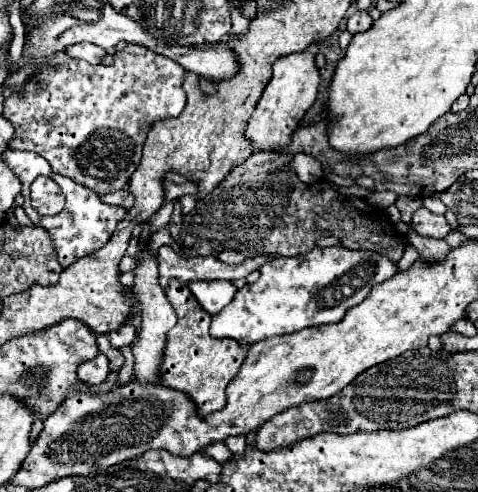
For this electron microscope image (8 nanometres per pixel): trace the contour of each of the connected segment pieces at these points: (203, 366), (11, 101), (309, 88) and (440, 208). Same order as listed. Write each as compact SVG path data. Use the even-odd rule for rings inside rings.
M169 280L169 288L165 294L177 314L177 324L167 332L167 344L159 366L161 384L187 392L197 404L199 414L211 414L215 410L221 410L227 400L225 388L229 380L237 376L247 350L235 344L235 340L215 340L209 336L211 314L199 306L195 296L191 296L187 284L179 280Z
M127 44L123 50L117 51L115 64L111 66L91 66L85 60L69 58L65 52L45 58L21 58L17 68L25 66L33 66L35 72L25 84L9 86L13 94L3 102L3 118L7 118L15 128L9 148L29 150L43 156L51 164L53 172L67 176L97 194L121 190L139 166L143 142L151 126L159 120L179 116L187 104L183 90L185 70L173 60L137 44Z
M313 44L307 52L301 54L289 54L275 62L273 66L273 78L267 84L261 100L255 106L255 112L249 118L245 136L251 142L255 152L275 152L285 150L291 144L291 136L297 130L299 122L303 120L305 112L311 108L311 104L317 98L319 88L319 70L315 66L315 54L319 52L321 44Z
M433 194L433 196L427 196L425 200L423 200L423 206L425 208L429 208L431 212L435 212L435 214L445 214L445 204L441 202L441 198L439 198L439 194Z

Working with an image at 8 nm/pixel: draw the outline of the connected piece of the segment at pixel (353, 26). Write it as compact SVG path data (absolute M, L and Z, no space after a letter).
M355 12L349 20L347 20L347 30L351 34L359 34L359 32L367 32L373 26L373 20L369 16L369 12Z

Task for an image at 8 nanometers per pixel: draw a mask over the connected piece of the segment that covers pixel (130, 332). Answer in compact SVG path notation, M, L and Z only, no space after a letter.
M123 324L119 330L109 334L109 340L113 348L123 348L123 346L131 346L135 336L137 336L137 330L131 324Z

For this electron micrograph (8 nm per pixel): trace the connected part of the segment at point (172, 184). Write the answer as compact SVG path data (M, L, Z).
M175 172L167 174L167 200L177 200L185 194L195 194L195 184L189 180L183 180L181 176L175 176Z

